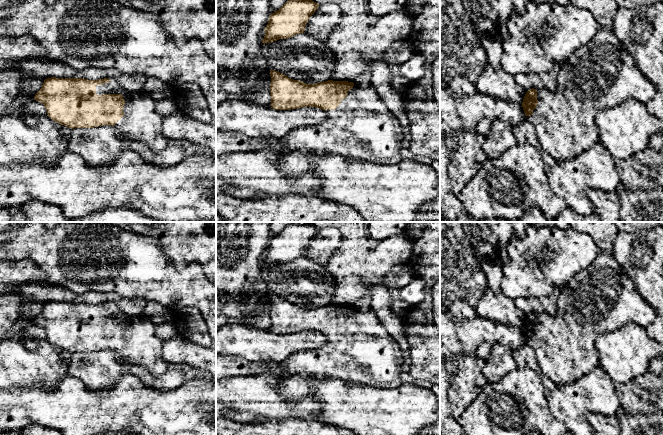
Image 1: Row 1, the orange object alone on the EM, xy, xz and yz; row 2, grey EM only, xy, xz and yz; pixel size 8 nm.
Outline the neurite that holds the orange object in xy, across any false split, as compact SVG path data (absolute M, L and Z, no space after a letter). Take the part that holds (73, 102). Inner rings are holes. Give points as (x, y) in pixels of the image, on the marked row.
M112 77L98 80L47 78L34 100L45 106L53 121L71 129L110 125L115 128L118 136L144 142L155 153L161 152L170 144L162 132L163 117L155 110L155 100L126 92Z

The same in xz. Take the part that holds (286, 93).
M270 70L270 77L271 108L290 110L315 107L324 110L327 116L322 123L296 128L278 139L286 150L333 153L350 160L386 165L396 164L403 159L403 128L371 84L360 86L353 82L333 80L306 84L274 70Z

